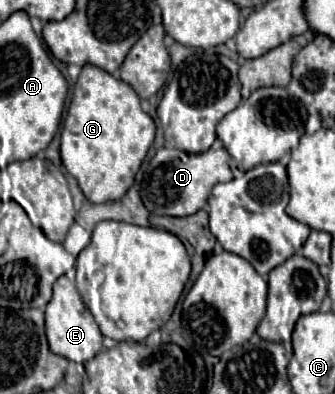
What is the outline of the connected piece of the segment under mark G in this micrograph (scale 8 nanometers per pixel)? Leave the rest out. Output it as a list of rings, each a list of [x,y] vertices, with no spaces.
[[[85,65],[75,83],[71,105],[67,111],[65,125],[63,125],[61,159],[63,159],[67,173],[77,179],[79,189],[83,191],[87,201],[91,201],[91,203],[119,201],[133,185],[135,173],[139,171],[153,139],[155,139],[155,123],[147,113],[143,113],[135,91],[127,83],[109,75],[107,71],[103,71],[95,65]]]

